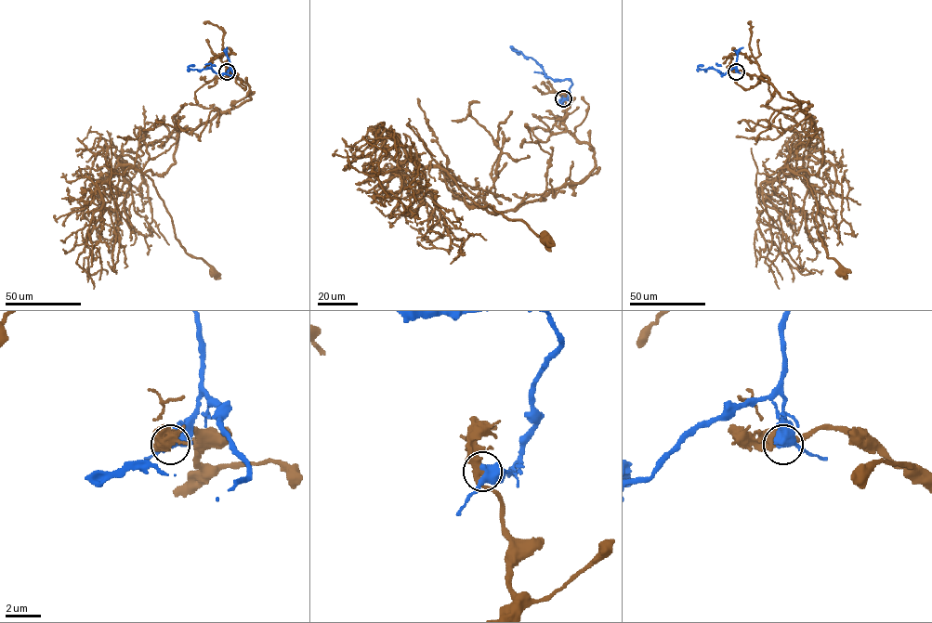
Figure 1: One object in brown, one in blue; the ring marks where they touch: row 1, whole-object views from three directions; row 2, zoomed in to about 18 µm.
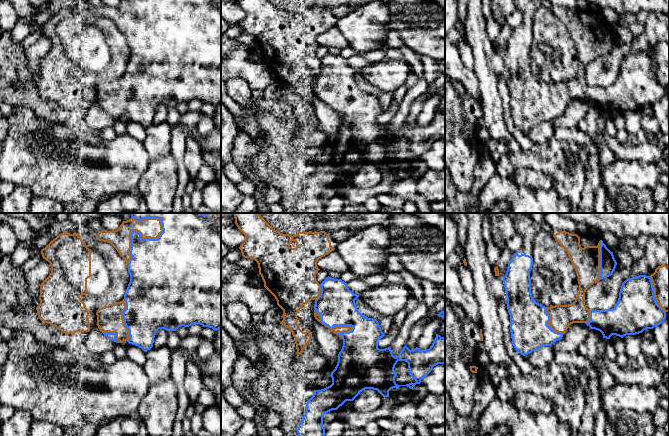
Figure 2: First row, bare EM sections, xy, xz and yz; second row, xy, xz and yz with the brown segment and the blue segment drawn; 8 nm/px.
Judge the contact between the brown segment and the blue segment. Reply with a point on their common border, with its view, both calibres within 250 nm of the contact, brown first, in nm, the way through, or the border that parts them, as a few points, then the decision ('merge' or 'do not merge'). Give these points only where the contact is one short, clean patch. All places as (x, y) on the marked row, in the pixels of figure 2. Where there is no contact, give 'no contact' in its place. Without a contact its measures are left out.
contact xy (138, 231); calibres 170 and 320 nm; do not merge

